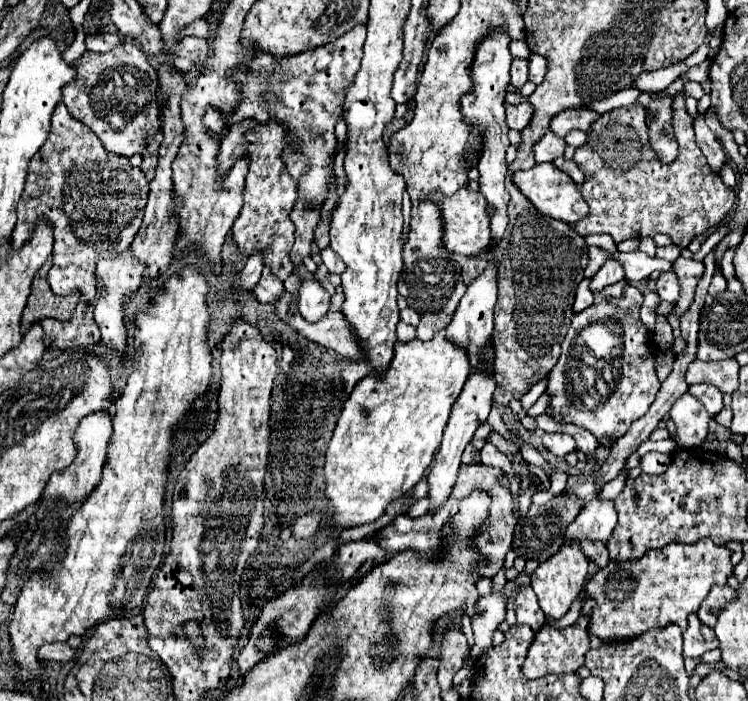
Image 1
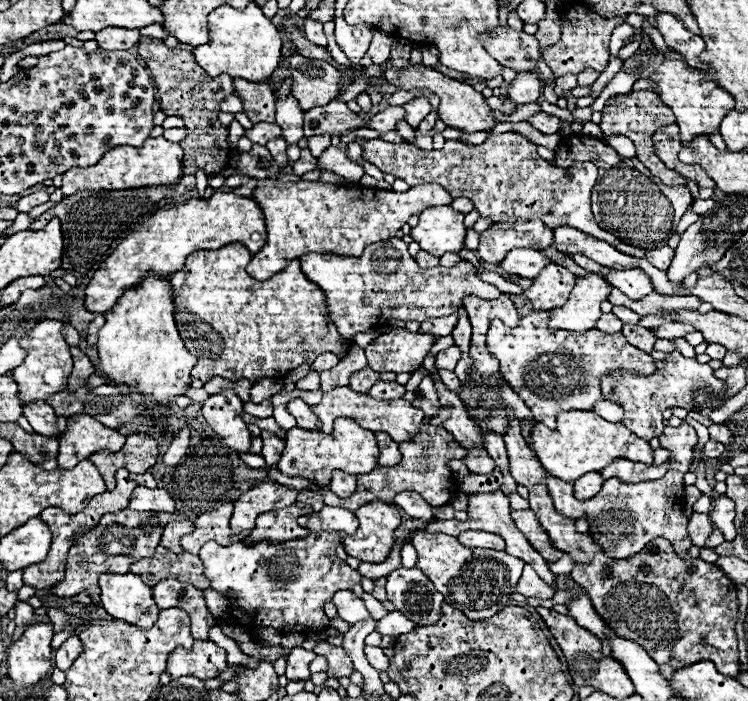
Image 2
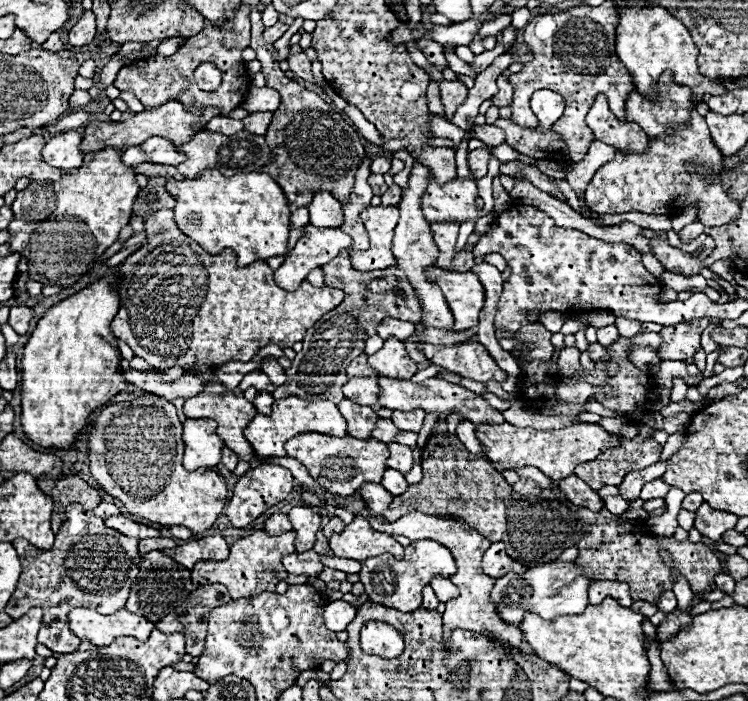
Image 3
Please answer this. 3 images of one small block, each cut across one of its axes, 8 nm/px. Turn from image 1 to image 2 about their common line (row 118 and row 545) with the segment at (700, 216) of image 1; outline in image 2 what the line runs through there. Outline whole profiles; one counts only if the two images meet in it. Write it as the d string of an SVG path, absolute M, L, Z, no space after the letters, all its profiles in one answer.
M682 422L678 428L666 426L660 438L660 446L666 450L674 450L668 456L670 468L668 472L660 478L660 480L650 480L650 482L638 482L638 484L624 484L616 478L606 480L600 494L580 502L574 500L574 484L566 484L562 480L554 480L552 476L546 478L550 496L554 500L554 506L558 510L558 514L578 520L578 518L606 518L606 514L610 516L610 528L590 528L592 534L600 534L598 540L594 540L608 558L628 558L638 554L650 540L654 538L666 538L672 542L674 550L678 552L678 556L688 558L688 548L690 538L686 532L686 526L690 522L690 518L684 514L684 474L690 470L692 464L692 456L694 456L694 446L696 446L696 430L688 424Z

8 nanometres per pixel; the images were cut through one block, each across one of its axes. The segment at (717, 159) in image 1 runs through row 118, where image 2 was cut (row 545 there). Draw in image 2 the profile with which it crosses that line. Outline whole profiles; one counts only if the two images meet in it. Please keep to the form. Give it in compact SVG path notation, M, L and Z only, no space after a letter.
M692 514L690 518L690 524L688 524L688 532L690 532L690 540L694 546L698 548L704 548L704 542L706 538L712 534L714 526L712 526L712 520L708 514Z

